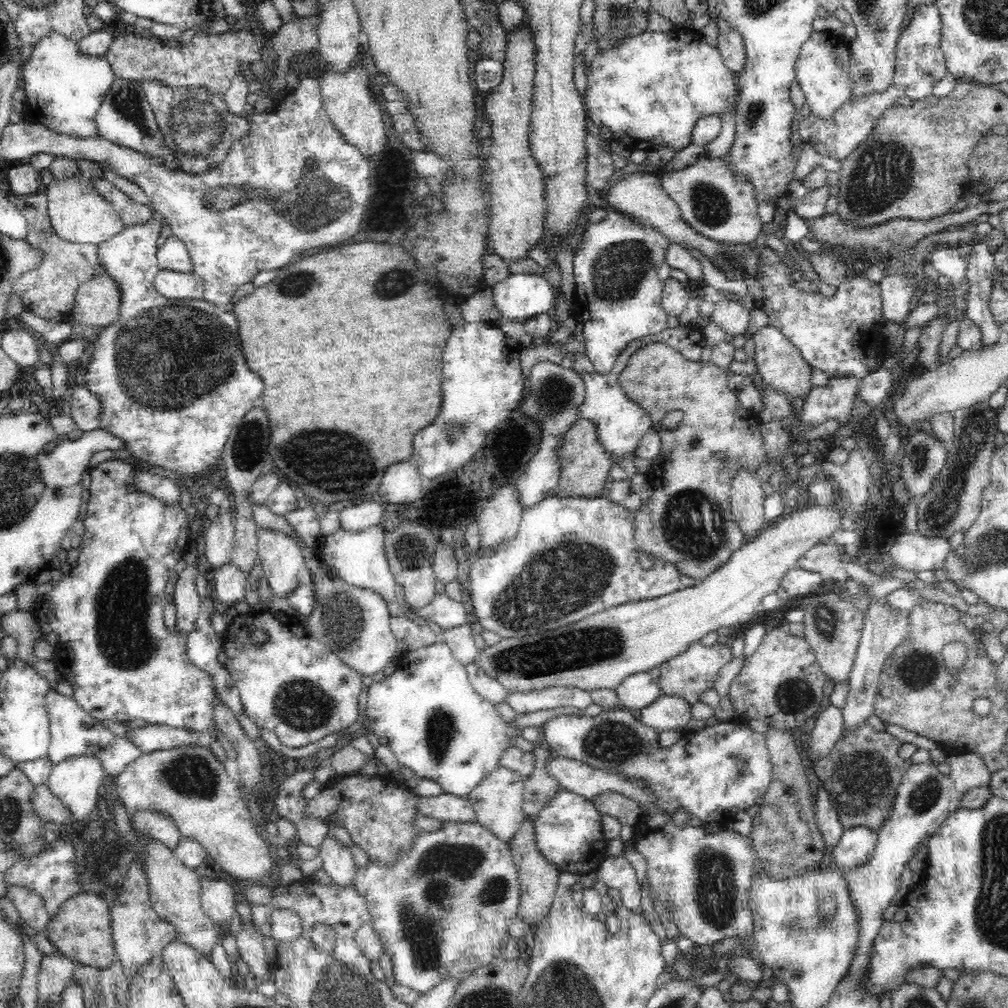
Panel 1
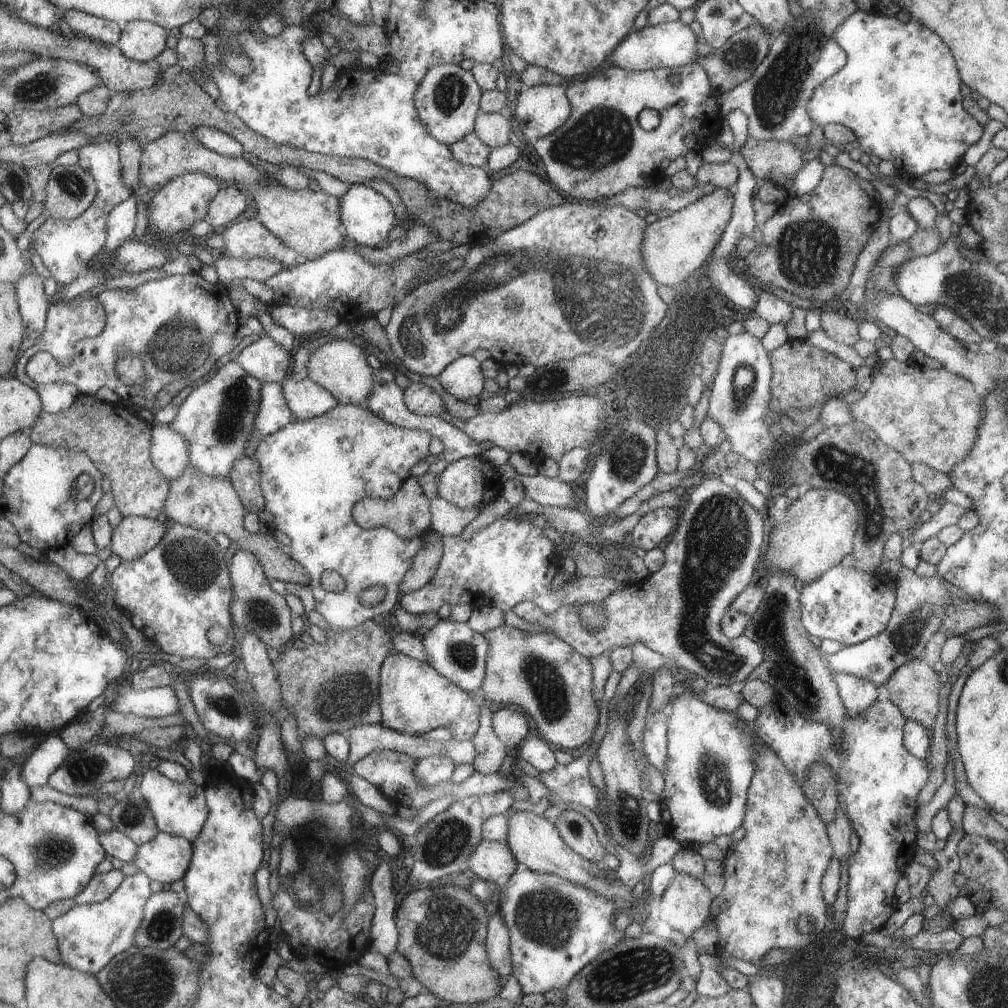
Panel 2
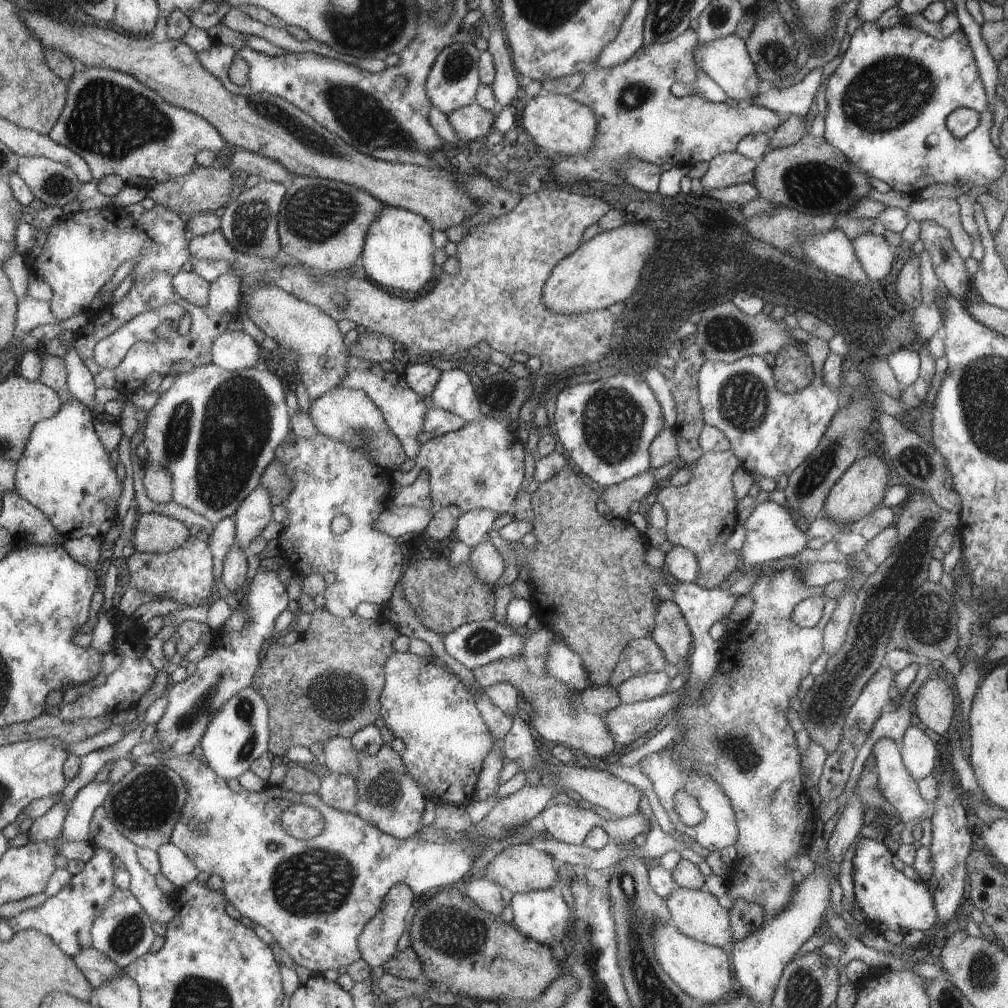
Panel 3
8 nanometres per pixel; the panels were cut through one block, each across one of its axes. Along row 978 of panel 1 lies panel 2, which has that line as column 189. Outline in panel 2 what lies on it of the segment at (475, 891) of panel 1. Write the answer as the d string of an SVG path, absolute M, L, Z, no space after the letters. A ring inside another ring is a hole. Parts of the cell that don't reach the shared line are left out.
M232 360L224 362L208 382L192 390L169 424L172 430L186 438L190 446L190 466L212 478L230 478L230 468L234 466L234 460L246 455L255 442L255 420L264 386L264 381L252 378L236 360Z

